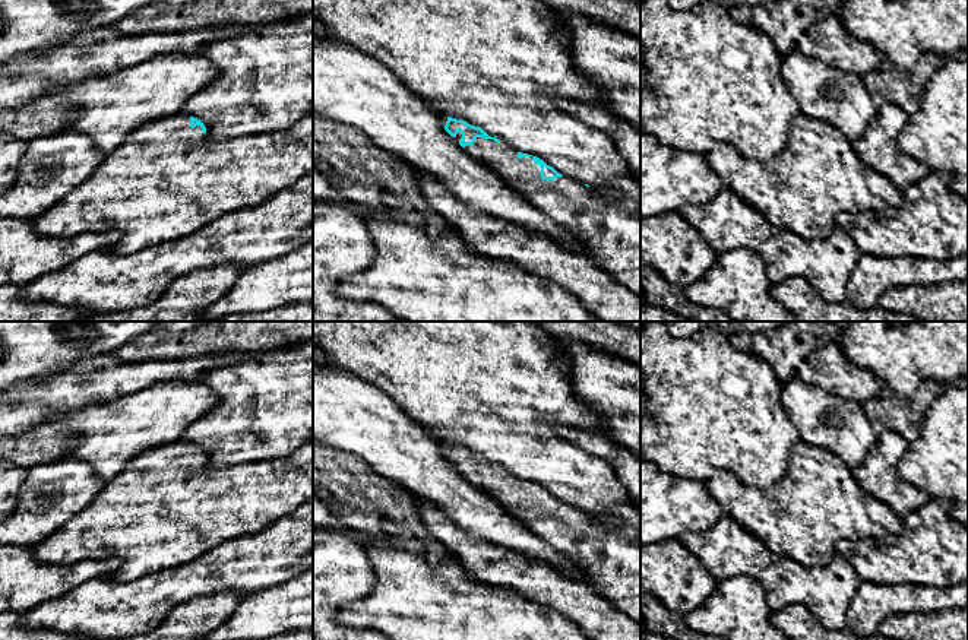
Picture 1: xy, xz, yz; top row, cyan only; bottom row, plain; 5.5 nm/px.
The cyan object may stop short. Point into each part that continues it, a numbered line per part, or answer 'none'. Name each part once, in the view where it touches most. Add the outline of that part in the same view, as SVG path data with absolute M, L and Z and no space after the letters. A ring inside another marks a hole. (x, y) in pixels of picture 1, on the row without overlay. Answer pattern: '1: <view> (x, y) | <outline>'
1: xz (607, 551) | M477 465L464 475L471 484L491 494L513 517L532 533L567 557L594 584L595 593L613 608L640 622L640 527L626 525L613 516L586 514L569 504L541 506L541 494L532 484L518 485L518 478L504 469Z

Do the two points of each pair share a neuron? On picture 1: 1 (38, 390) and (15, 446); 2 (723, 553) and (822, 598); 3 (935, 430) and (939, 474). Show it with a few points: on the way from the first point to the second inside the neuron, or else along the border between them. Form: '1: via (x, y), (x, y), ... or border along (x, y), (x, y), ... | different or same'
1: border along (48, 423), (28, 428), (15, 437) | different
2: via (747, 555), (768, 569), (781, 582), (797, 585) | same
3: via (939, 440), (939, 463) | same

